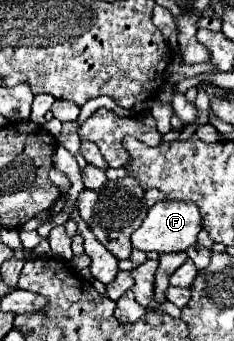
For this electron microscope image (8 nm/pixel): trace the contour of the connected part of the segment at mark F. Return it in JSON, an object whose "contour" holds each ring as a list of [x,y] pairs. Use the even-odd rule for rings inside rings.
{"contour":[[[160,201],[150,207],[148,217],[144,219],[142,227],[134,231],[132,245],[140,251],[156,251],[156,253],[172,253],[172,251],[186,251],[190,245],[196,243],[196,237],[202,229],[202,217],[196,203],[186,201]]]}

